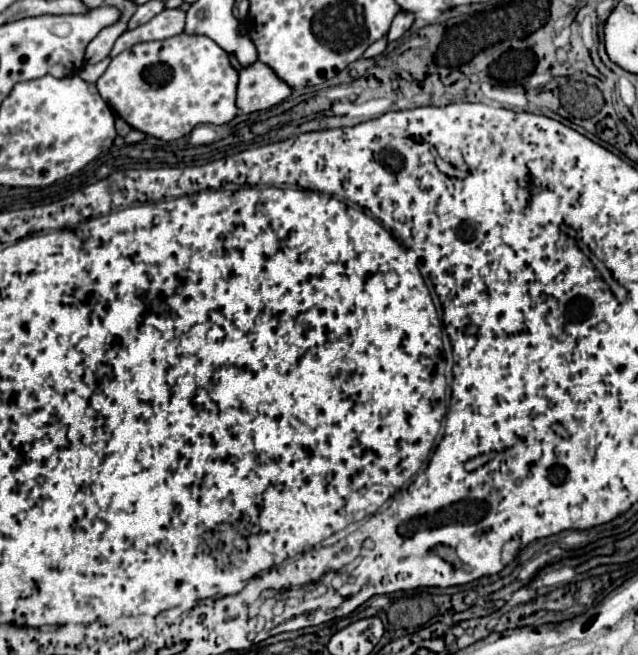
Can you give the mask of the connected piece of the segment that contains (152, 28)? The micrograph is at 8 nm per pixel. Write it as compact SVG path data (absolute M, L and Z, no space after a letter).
M165 8L161 14L157 14L155 18L151 18L147 24L137 26L135 30L125 30L113 44L111 50L111 58L115 58L117 54L121 54L123 50L139 44L139 42L149 42L149 40L165 40L171 36L177 36L183 32L183 22L185 14L179 8Z

